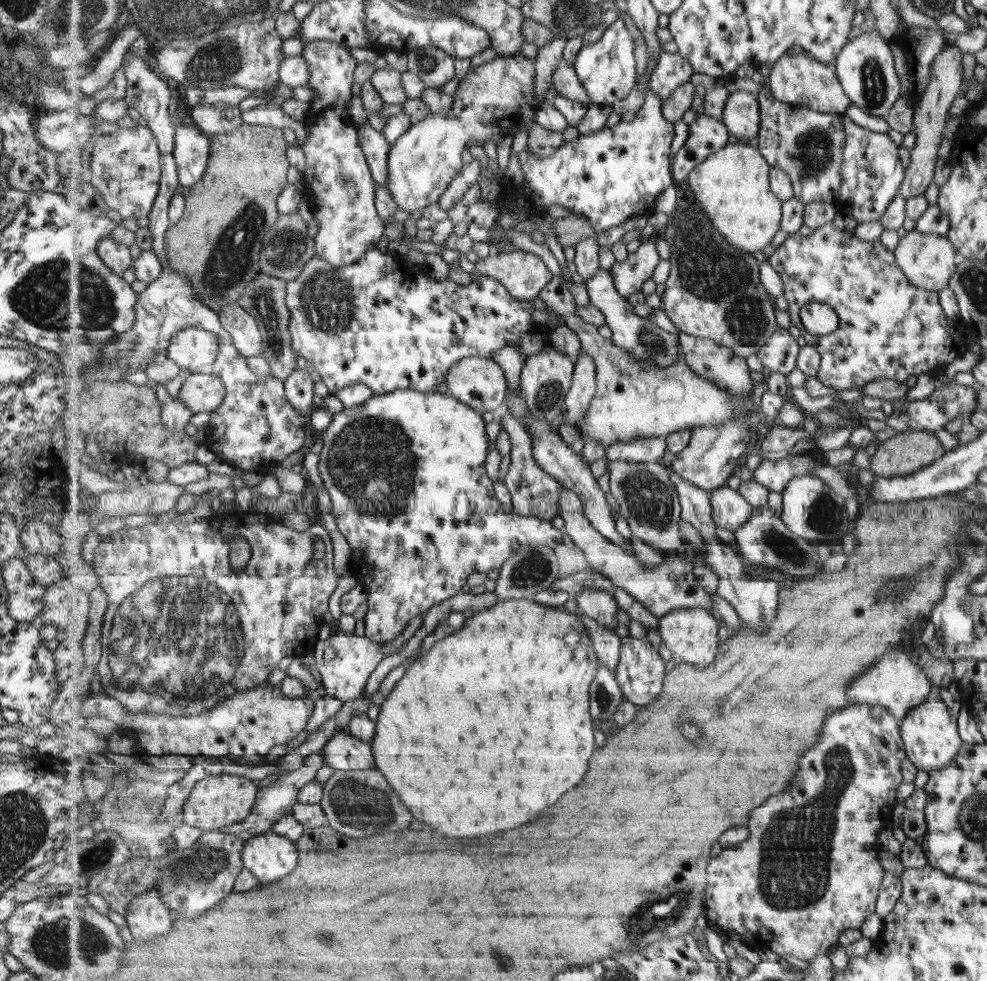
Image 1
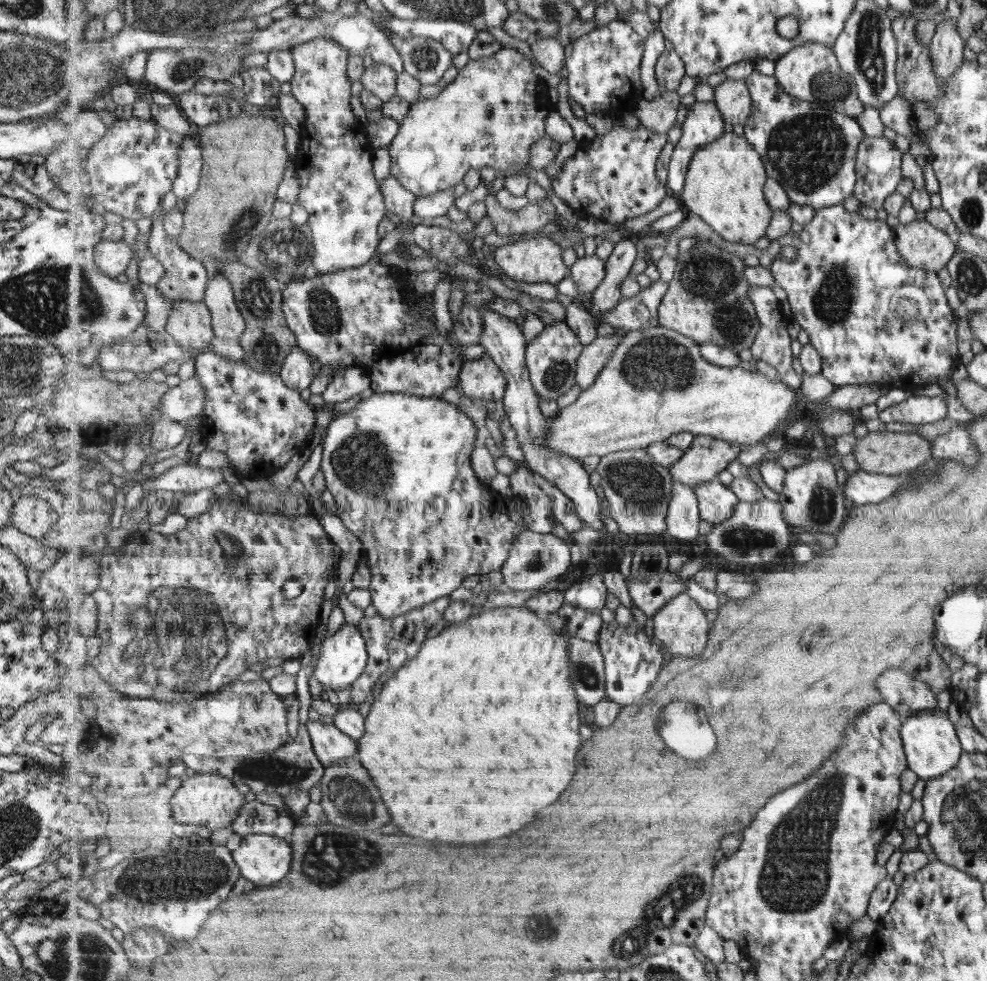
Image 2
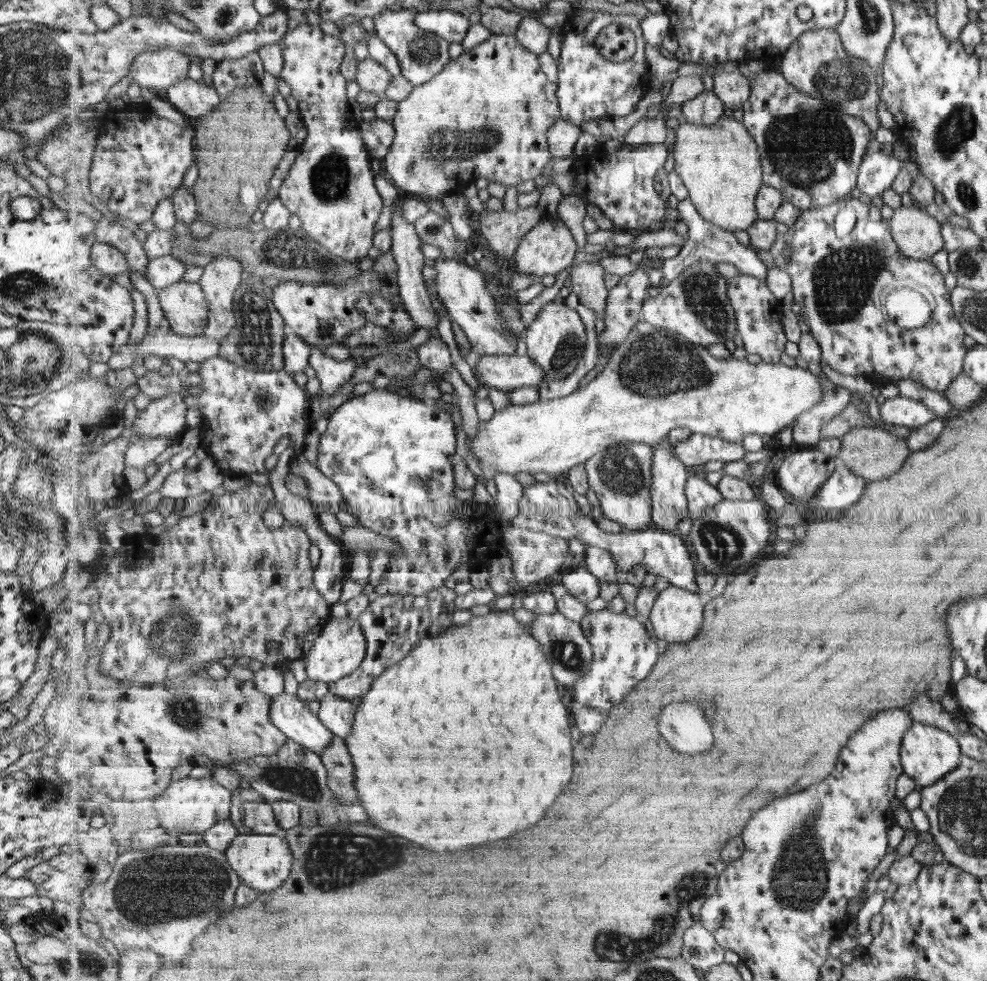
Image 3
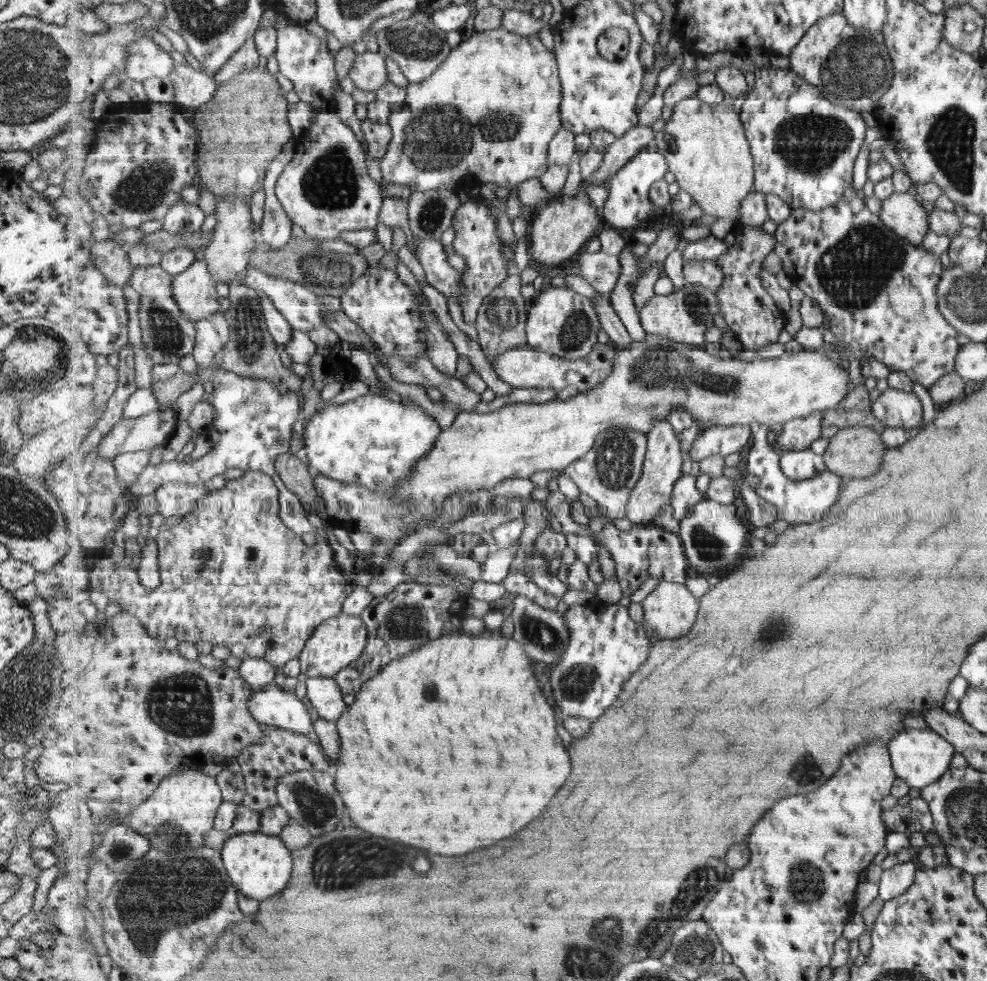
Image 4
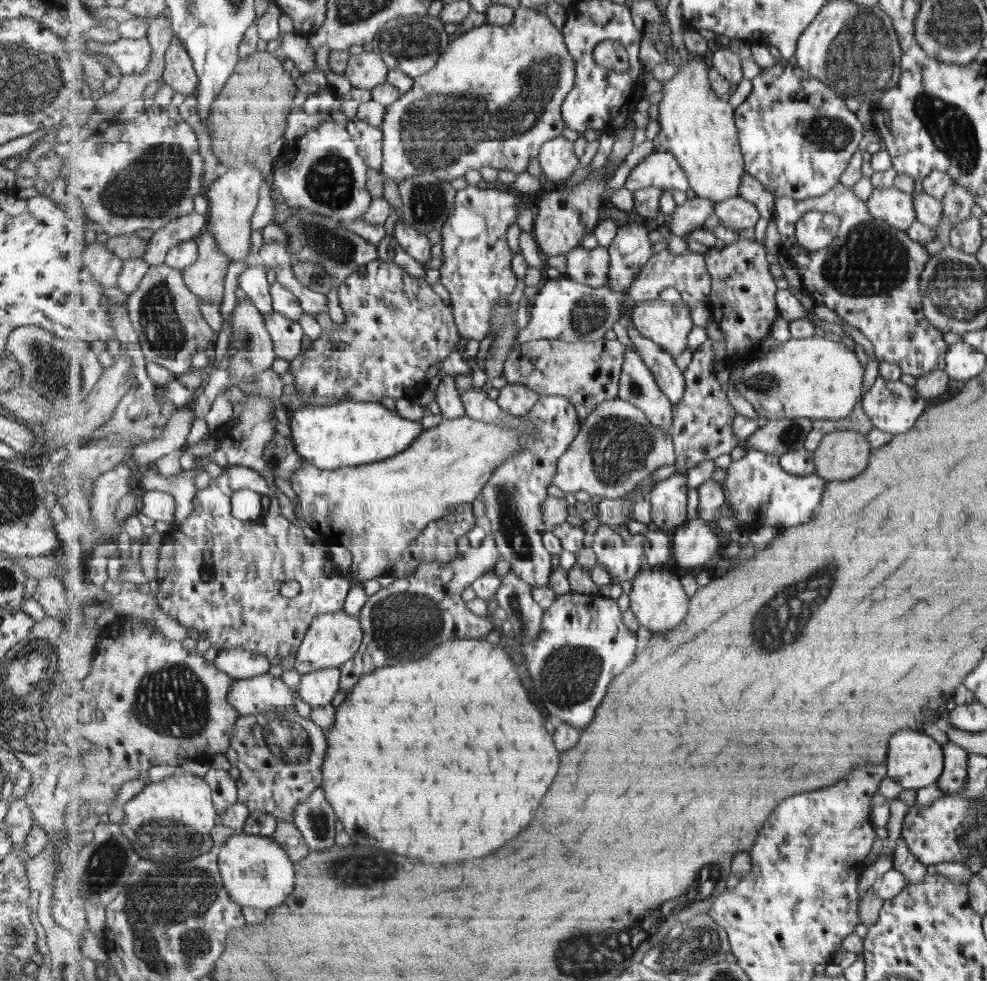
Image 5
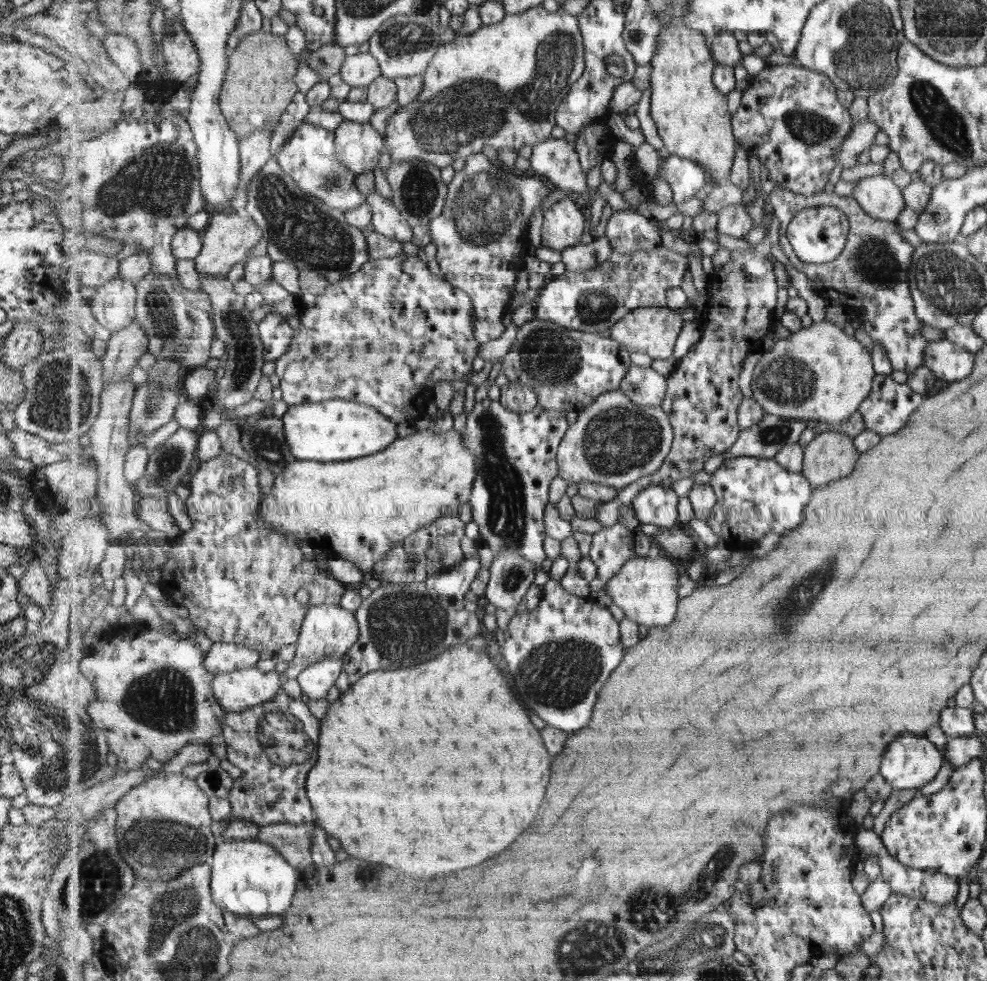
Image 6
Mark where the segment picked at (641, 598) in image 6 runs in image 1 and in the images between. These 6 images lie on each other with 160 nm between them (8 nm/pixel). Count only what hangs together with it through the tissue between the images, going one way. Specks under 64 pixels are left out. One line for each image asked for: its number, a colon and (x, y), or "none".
1: (692, 634)
2: (682, 626)
3: (678, 614)
4: (670, 610)
5: (657, 598)

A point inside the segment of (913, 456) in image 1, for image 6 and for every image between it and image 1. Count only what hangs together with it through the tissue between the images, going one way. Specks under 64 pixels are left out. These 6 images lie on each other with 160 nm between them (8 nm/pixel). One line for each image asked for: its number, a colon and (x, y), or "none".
2: (893, 453)
3: (871, 452)
4: (857, 452)
5: (843, 455)
6: (831, 456)

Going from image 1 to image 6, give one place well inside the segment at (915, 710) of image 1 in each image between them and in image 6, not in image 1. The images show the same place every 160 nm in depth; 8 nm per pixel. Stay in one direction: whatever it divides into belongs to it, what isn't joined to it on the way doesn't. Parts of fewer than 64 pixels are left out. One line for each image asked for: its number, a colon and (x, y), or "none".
2: (930, 742)
3: (927, 753)
4: (919, 756)
5: (914, 760)
6: (911, 761)

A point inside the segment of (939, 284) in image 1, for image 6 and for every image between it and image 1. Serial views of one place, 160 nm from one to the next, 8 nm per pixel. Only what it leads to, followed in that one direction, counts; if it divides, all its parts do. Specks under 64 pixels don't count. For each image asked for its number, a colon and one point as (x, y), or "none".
2: (923, 246)
3: (917, 233)
4: (900, 211)
5: (891, 204)
6: (880, 195)

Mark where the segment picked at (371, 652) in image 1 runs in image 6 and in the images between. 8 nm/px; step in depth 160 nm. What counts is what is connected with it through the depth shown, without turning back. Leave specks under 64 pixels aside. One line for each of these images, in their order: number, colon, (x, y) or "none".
2: (344, 655)
3: (338, 652)
4: (338, 642)
5: (333, 639)
6: (328, 630)

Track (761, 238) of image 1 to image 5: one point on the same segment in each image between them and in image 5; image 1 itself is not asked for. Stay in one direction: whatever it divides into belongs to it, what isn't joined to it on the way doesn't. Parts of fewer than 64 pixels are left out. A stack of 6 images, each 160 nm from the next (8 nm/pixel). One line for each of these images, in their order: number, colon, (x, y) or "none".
2: (725, 184)
3: (721, 166)
4: (708, 152)
5: (698, 126)

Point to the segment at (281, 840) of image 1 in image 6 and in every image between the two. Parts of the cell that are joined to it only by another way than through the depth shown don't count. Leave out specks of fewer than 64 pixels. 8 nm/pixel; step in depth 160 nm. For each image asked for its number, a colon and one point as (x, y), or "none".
2: (263, 859)
3: (264, 862)
4: (260, 865)
5: (257, 872)
6: (251, 878)

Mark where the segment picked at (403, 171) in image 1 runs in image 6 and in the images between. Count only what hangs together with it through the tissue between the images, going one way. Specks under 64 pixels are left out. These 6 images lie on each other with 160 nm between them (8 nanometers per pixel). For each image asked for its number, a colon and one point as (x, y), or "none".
2: (496, 109)
3: (486, 114)
4: (488, 113)
5: (494, 97)
6: (501, 86)

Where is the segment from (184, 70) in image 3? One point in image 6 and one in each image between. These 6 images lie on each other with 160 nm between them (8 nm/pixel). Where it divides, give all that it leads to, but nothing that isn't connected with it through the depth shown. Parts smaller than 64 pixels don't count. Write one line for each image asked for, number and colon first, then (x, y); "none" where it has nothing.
4: (146, 58)
5: (132, 56)
6: (122, 50)

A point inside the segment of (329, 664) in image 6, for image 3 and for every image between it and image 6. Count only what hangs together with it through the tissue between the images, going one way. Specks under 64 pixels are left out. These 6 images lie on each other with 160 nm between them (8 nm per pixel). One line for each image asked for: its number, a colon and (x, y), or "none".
3: (338, 714)
4: (323, 693)
5: (317, 688)

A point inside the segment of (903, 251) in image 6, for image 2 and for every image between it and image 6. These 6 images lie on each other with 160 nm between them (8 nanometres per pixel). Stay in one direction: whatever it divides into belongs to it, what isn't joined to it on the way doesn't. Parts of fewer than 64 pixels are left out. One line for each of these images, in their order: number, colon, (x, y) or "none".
2: (874, 319)
3: (854, 285)
4: (876, 289)
5: (870, 276)

